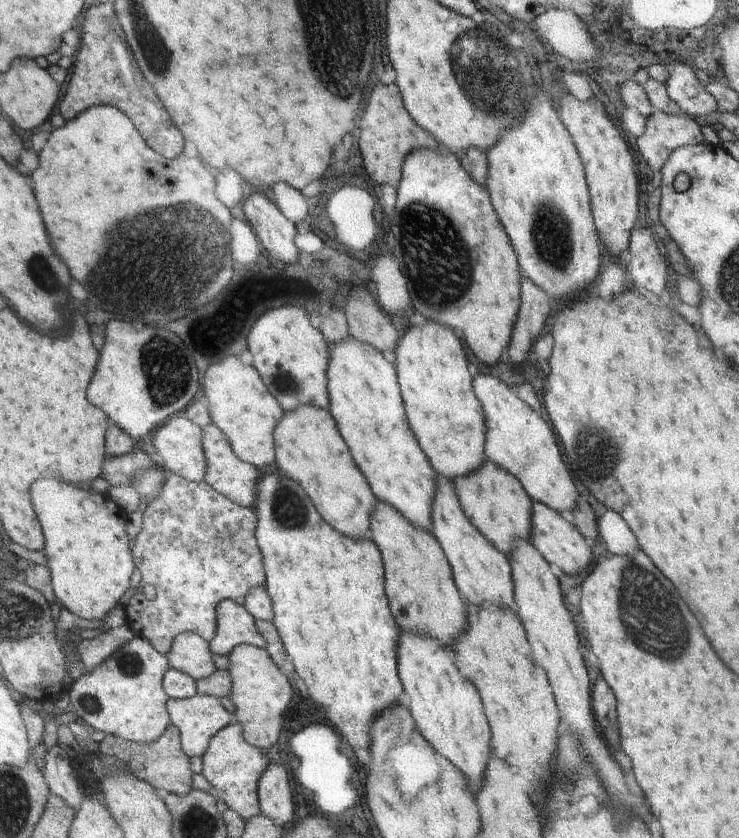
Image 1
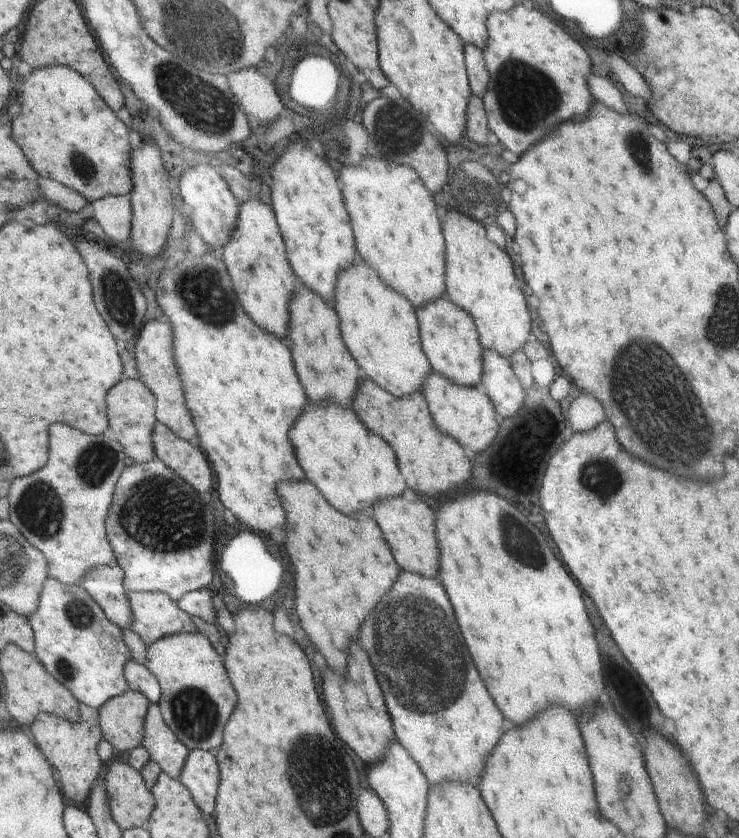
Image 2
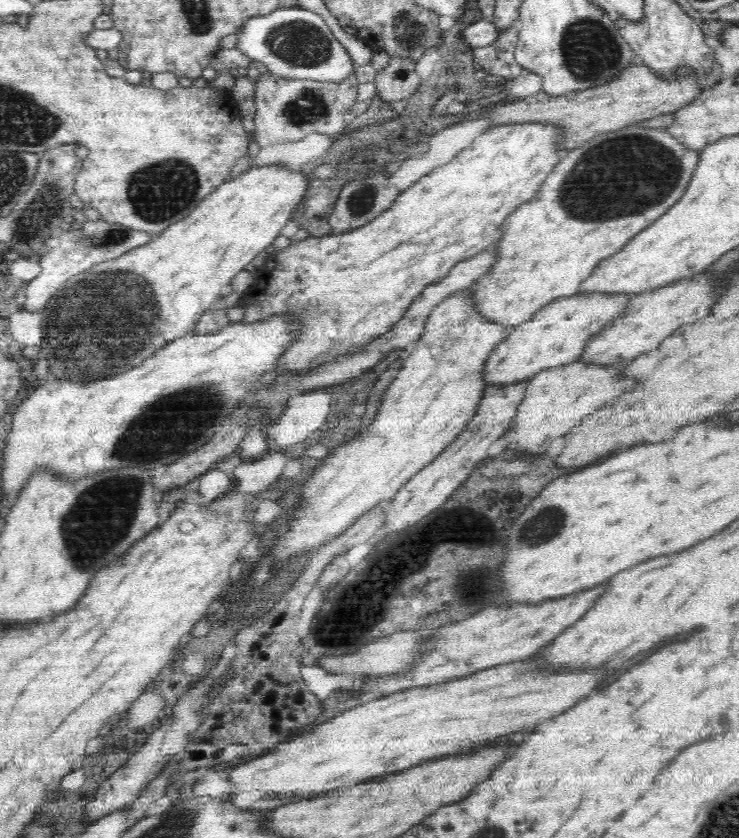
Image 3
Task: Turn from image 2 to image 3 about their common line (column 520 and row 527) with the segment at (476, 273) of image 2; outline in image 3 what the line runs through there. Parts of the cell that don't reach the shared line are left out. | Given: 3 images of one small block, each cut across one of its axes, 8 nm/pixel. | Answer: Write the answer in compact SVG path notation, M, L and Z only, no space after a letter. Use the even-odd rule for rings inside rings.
M464 289L457 290L432 310L426 320L424 331L417 339L416 346L410 355L402 360L400 374L384 392L378 414L368 426L368 430L360 438L338 448L314 472L310 482L304 486L304 494L302 494L304 502L298 508L296 516L290 520L290 530L280 540L276 540L272 548L274 554L268 556L260 566L256 566L252 576L252 580L256 582L254 584L256 588L260 584L266 584L272 578L276 564L288 562L292 554L312 550L316 544L322 544L328 538L328 534L342 534L364 513L392 499L405 482L432 462L436 455L440 454L461 431L464 431L468 420L475 412L478 412L478 404L484 392L487 391L481 382L481 368L484 367L494 348L500 342L504 342L506 336L515 328L490 325L490 322L485 322L485 318L477 316L477 312L471 308L470 300L465 298L466 295L467 292L464 292Z

